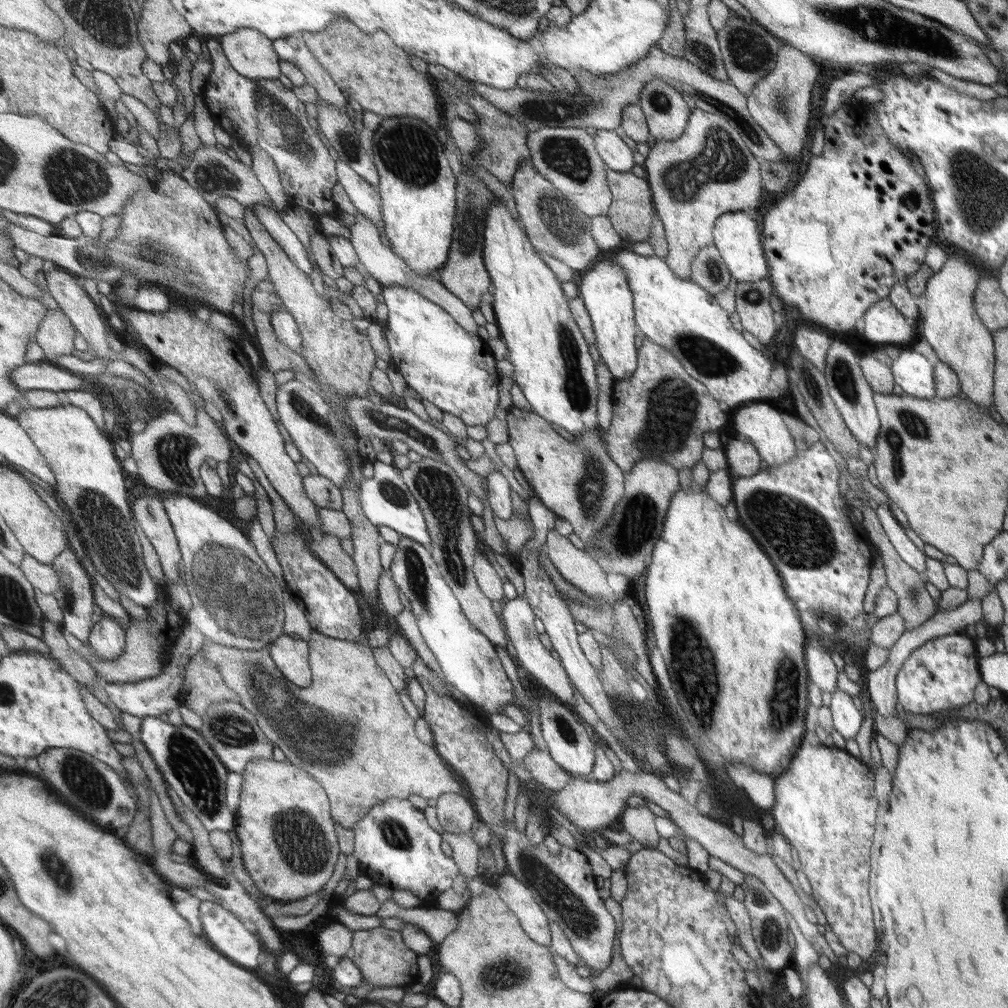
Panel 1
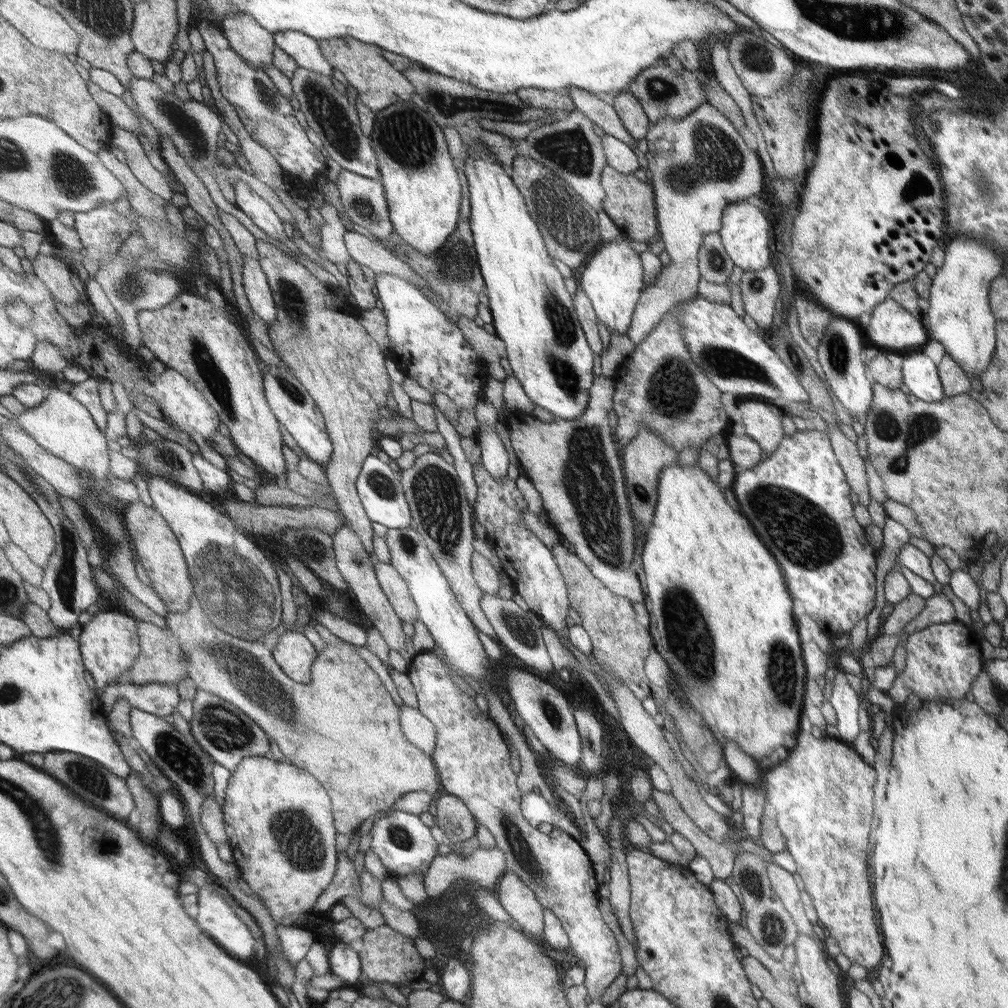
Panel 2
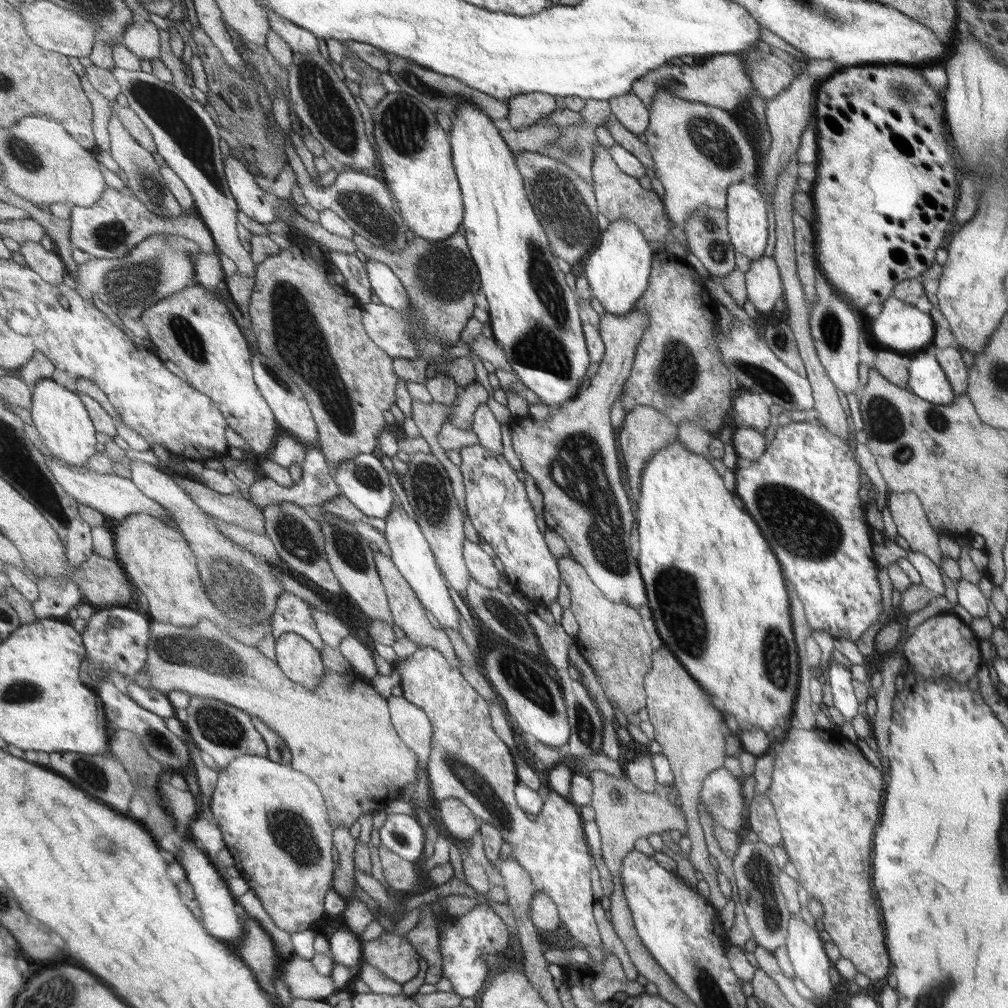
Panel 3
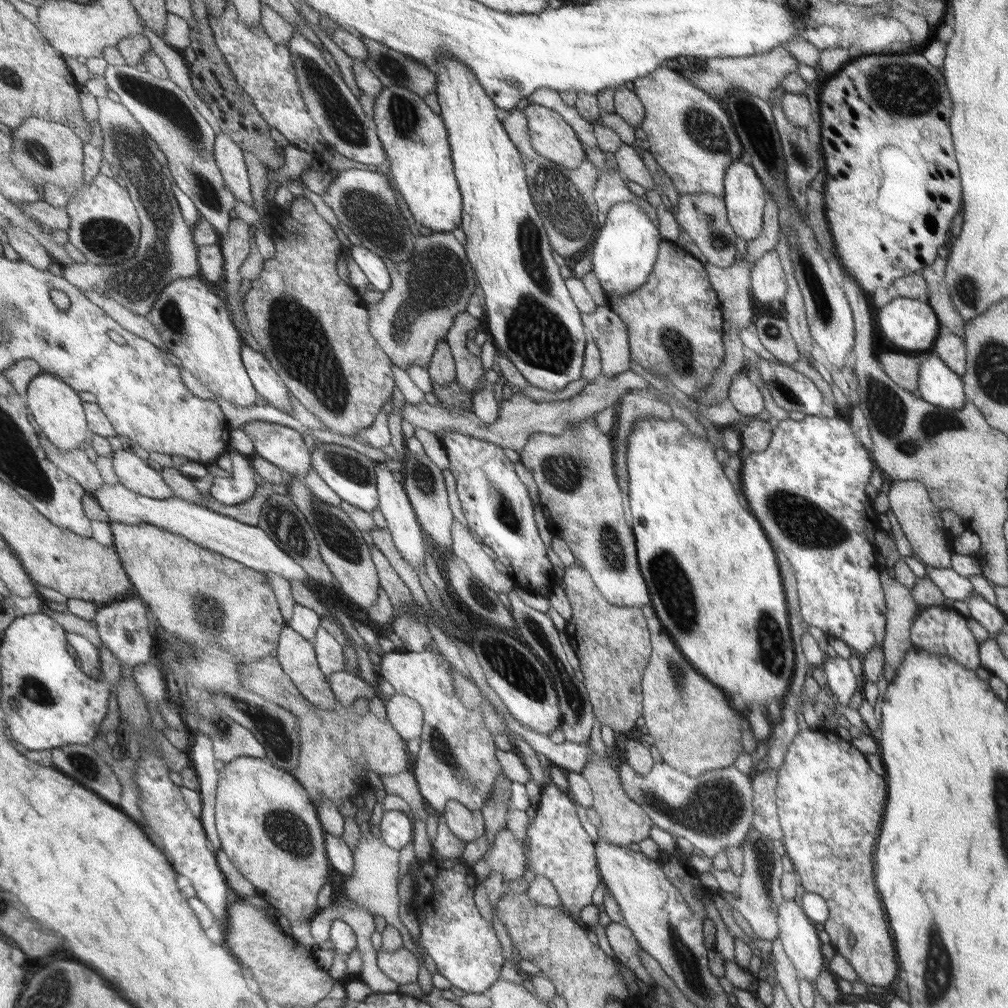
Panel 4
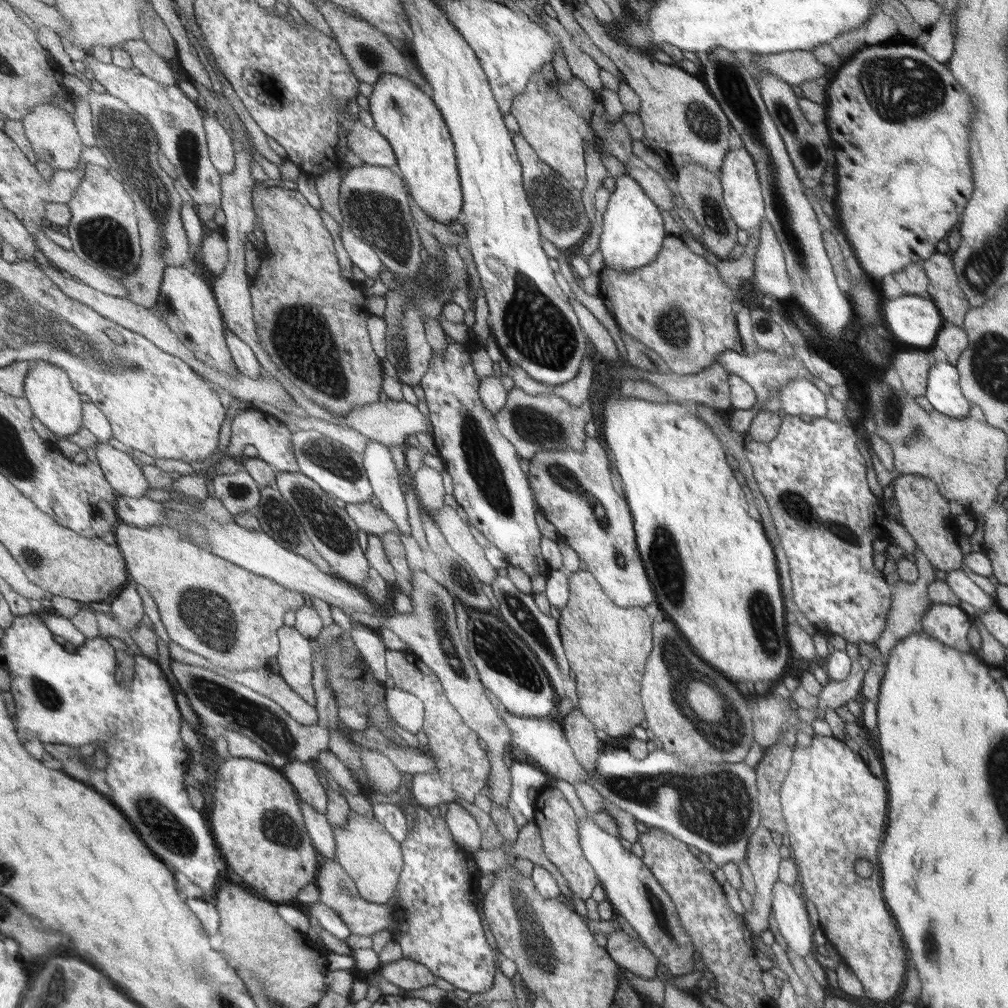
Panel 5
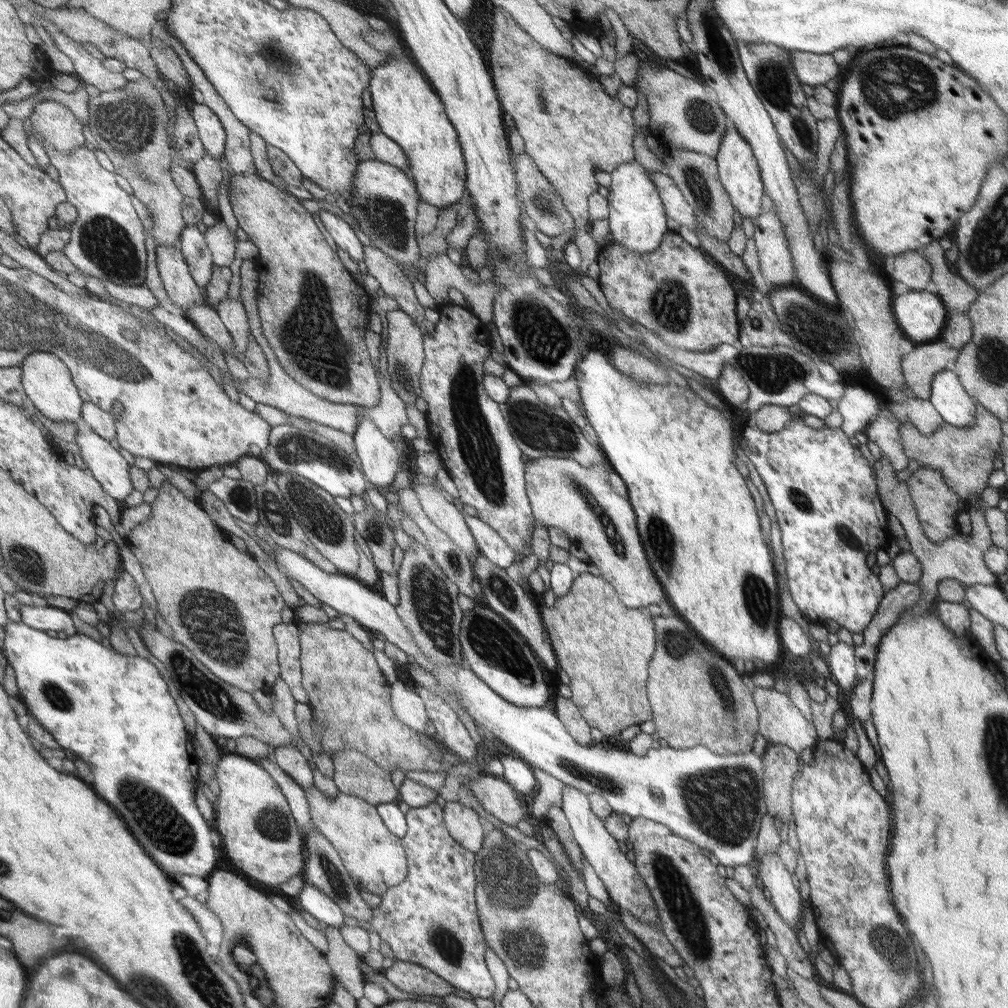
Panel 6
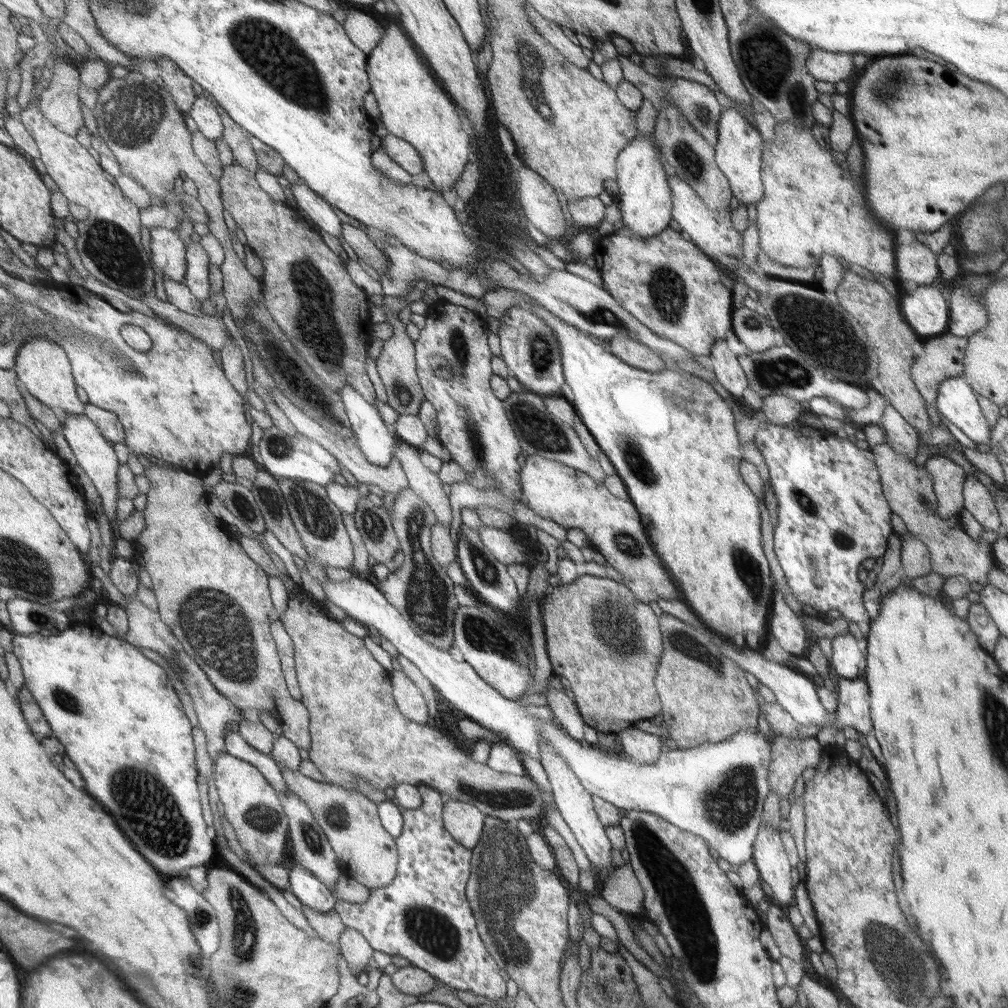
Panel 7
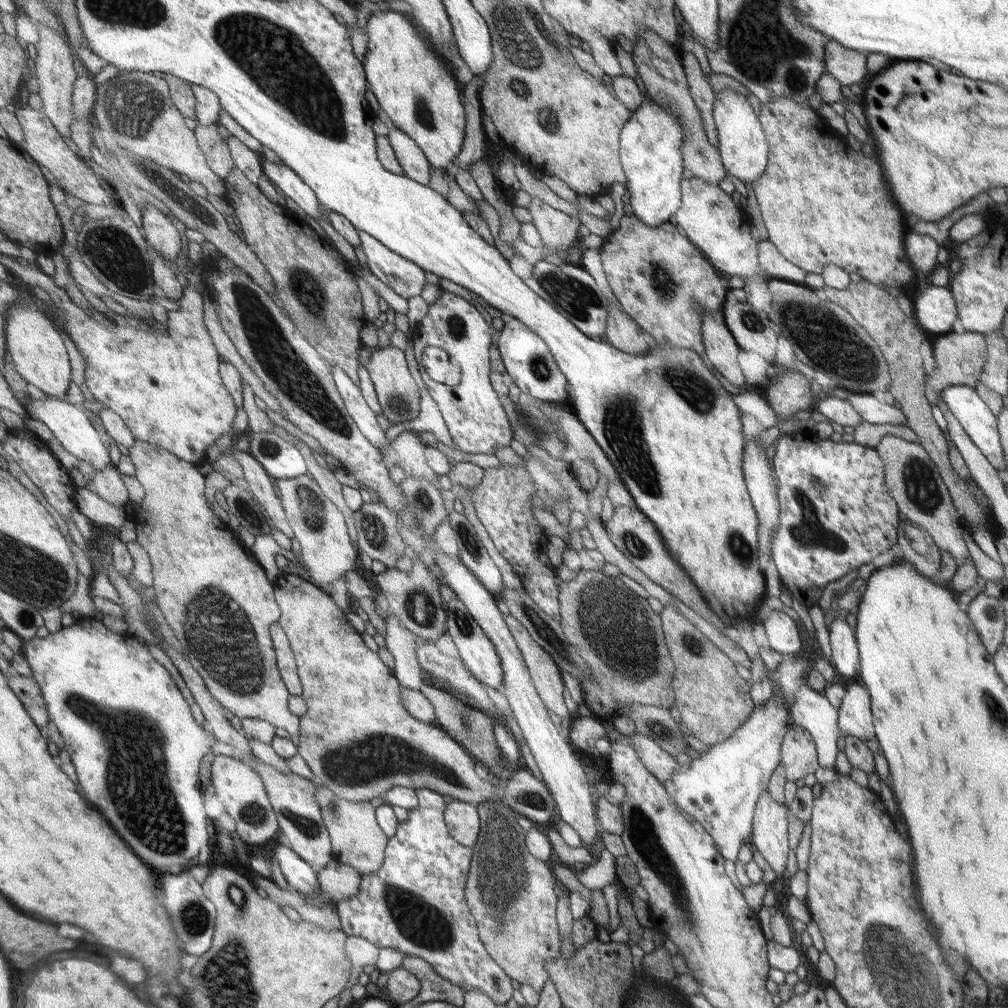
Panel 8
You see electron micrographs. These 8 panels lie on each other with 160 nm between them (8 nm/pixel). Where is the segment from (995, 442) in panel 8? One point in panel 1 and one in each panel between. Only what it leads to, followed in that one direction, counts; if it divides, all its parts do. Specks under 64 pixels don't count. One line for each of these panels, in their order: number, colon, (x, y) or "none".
1: (912, 373)
2: (918, 372)
3: (926, 379)
4: (939, 386)
5: (943, 393)
6: (949, 399)
7: (956, 401)

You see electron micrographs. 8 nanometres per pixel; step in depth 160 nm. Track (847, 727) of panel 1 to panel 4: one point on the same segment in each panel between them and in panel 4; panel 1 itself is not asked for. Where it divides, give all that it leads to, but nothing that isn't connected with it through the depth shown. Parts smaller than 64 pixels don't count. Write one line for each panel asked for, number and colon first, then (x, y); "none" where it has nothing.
2: (845, 701)
3: (843, 699)
4: (840, 680)

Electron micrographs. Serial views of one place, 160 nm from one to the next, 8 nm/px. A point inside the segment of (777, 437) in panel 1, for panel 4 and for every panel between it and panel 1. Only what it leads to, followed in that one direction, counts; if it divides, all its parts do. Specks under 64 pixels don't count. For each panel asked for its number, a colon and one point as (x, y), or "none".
2: (761, 421)
3: (751, 410)
4: (742, 392)

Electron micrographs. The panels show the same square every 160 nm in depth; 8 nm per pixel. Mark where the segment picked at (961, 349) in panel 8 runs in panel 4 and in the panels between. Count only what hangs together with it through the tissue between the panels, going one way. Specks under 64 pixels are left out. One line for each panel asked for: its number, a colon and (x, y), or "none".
4: (904, 371)
5: (912, 368)
6: (921, 363)
7: (942, 356)

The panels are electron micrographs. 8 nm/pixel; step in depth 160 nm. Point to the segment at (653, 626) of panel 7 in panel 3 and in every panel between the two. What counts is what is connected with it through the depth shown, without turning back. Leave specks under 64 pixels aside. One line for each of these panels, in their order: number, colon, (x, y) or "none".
3: (612, 641)
4: (612, 643)
5: (608, 646)
6: (604, 647)

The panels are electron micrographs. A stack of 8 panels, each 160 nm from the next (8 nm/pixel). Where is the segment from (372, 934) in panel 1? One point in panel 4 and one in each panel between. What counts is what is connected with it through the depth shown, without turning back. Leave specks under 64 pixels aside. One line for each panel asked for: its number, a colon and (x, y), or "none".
2: (388, 956)
3: (395, 956)
4: (402, 966)

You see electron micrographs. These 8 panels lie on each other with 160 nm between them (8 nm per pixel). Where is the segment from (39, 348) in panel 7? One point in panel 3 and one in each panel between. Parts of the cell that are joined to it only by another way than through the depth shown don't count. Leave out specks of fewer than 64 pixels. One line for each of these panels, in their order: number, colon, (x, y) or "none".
3: (59, 414)
4: (55, 406)
5: (56, 404)
6: (47, 380)

